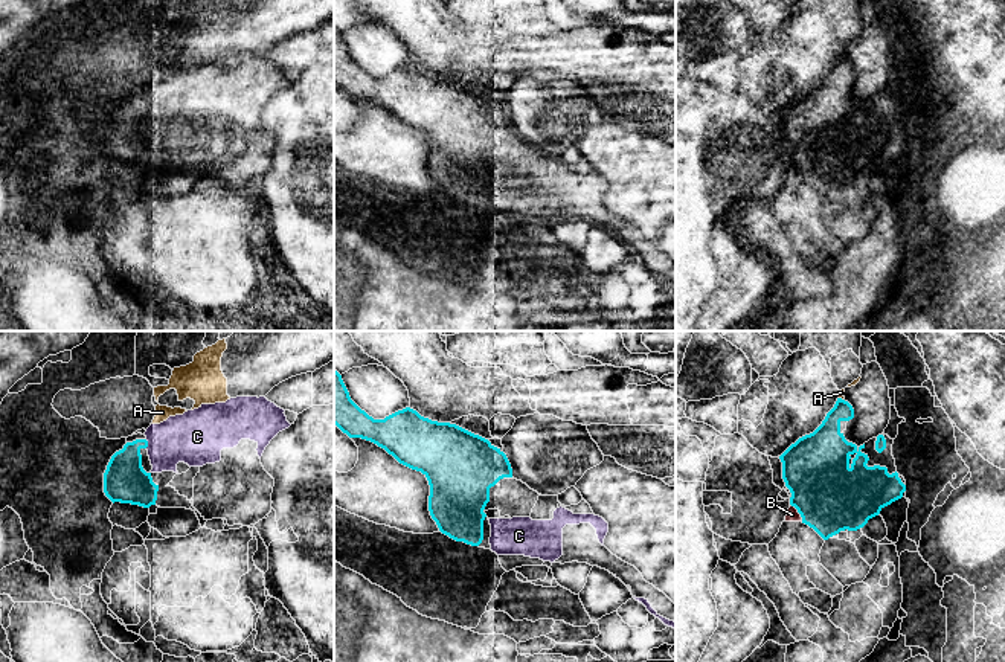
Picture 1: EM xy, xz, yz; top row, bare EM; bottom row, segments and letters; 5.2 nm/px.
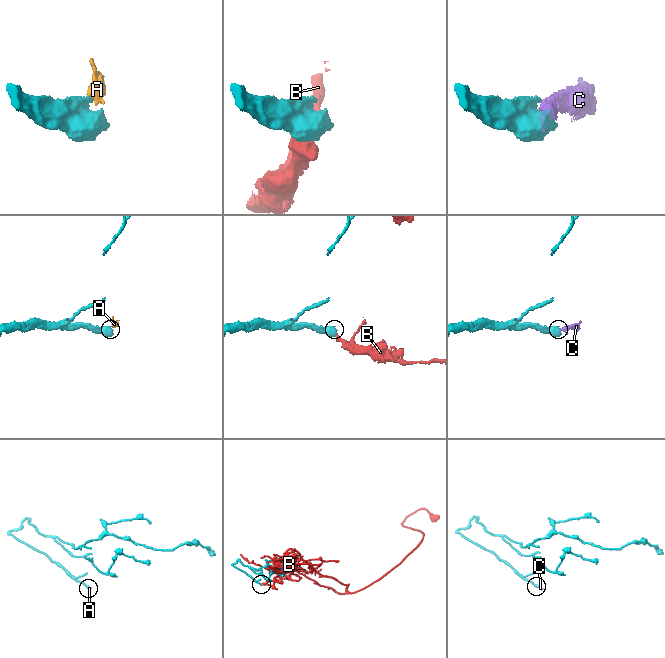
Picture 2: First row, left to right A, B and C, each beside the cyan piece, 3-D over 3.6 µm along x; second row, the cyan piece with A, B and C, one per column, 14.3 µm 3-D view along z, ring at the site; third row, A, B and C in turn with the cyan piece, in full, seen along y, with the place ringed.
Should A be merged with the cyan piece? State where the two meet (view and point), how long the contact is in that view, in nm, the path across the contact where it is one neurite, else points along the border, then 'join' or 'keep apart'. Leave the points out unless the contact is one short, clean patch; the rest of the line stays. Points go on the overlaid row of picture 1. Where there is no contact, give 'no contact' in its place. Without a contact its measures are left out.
yz (841, 398) | 40 nm | keep apart

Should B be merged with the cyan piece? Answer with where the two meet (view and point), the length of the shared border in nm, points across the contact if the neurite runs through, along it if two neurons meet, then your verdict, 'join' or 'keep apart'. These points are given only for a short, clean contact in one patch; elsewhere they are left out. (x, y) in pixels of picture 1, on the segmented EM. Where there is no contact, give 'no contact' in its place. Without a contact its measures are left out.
meets cyan in yz at (798, 511); contact 120 nm long; keep apart

